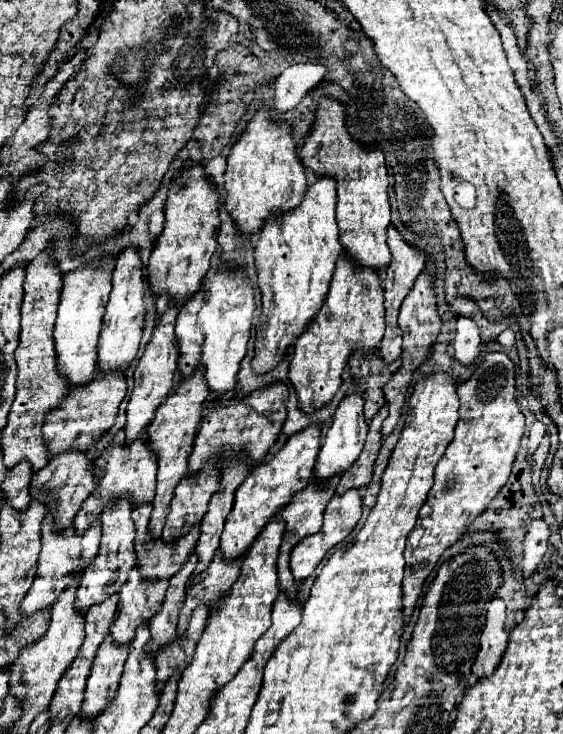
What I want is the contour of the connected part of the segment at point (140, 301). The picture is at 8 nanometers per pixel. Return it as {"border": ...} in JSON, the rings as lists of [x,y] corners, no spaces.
{"border":[[[127,246],[117,258],[113,270],[113,290],[103,316],[103,330],[97,346],[101,370],[115,370],[115,368],[125,370],[131,364],[139,348],[143,324],[145,324],[145,280],[143,280],[141,254],[135,246]]]}

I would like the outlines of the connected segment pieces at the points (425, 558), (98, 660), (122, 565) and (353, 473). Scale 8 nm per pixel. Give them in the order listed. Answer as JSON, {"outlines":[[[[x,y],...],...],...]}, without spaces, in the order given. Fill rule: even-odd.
{"outlines":[[[[487,352],[469,380],[459,384],[457,394],[461,398],[459,422],[455,426],[455,438],[447,446],[443,458],[435,468],[435,484],[419,512],[419,524],[423,528],[417,548],[405,550],[405,578],[403,578],[403,614],[405,620],[413,614],[423,582],[435,568],[445,548],[455,544],[467,526],[489,506],[501,486],[509,480],[515,454],[525,428],[525,416],[519,410],[515,398],[515,364],[505,352]]],[[[107,636],[101,642],[85,688],[85,700],[81,708],[85,718],[97,716],[99,710],[103,710],[107,702],[113,698],[123,674],[123,664],[127,660],[127,654],[129,654],[129,646],[117,644],[111,636]]],[[[113,498],[109,502],[111,510],[107,510],[107,514],[103,514],[101,524],[103,524],[103,538],[101,538],[101,546],[99,546],[99,554],[95,556],[95,560],[87,566],[87,570],[81,576],[81,584],[77,588],[77,600],[75,606],[85,612],[89,606],[103,602],[109,594],[113,594],[115,590],[119,592],[121,586],[127,582],[127,574],[135,564],[135,526],[133,526],[133,518],[131,518],[131,502],[127,502],[127,498]]],[[[383,406],[375,416],[373,420],[369,422],[369,434],[367,434],[367,440],[365,440],[365,446],[363,446],[363,452],[361,456],[355,460],[355,464],[351,466],[351,470],[343,472],[341,480],[339,480],[339,486],[337,486],[337,494],[343,494],[345,490],[349,488],[361,488],[361,486],[367,486],[371,482],[371,470],[373,470],[373,462],[377,458],[377,452],[381,448],[381,424],[387,416],[387,406]]]]}

